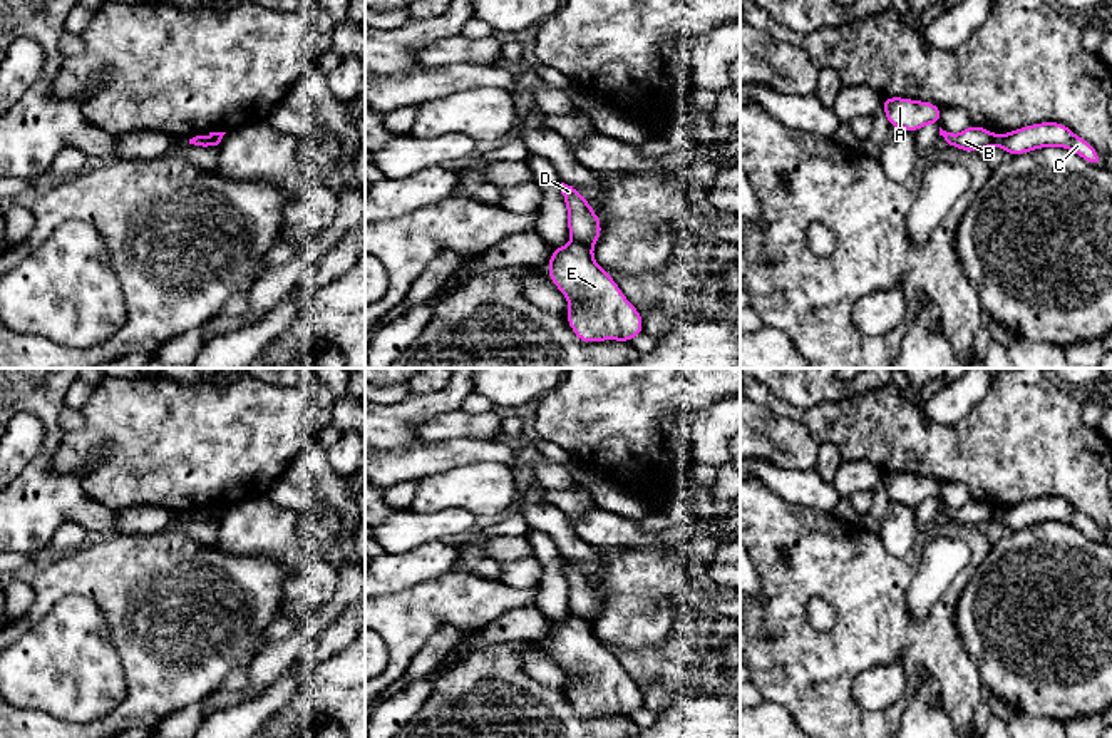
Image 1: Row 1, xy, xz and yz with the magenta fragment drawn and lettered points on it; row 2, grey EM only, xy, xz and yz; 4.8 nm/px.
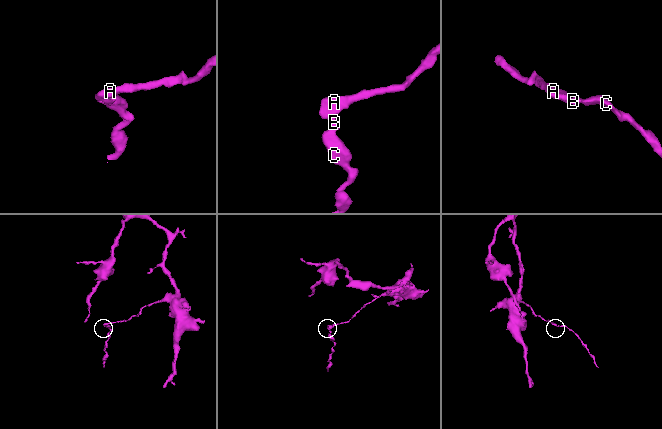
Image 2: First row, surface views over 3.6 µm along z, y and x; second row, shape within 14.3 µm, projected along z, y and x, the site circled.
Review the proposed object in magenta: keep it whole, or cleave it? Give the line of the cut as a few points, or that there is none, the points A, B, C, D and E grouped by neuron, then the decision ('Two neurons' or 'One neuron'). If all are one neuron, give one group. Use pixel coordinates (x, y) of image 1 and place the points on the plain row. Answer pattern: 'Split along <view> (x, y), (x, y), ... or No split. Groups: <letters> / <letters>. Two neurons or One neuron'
Split along xz (575, 616), (585, 618), (592, 625). Groups: A B D / C E. Two neurons

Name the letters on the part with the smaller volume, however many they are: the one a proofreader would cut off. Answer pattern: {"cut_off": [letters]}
{"cut_off": ["C", "E"]}

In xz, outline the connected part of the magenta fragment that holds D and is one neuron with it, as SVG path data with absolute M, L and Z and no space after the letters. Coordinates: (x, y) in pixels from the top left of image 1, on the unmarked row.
M561 557L561 569L568 582L569 612L593 624L601 612L600 592L576 562Z

